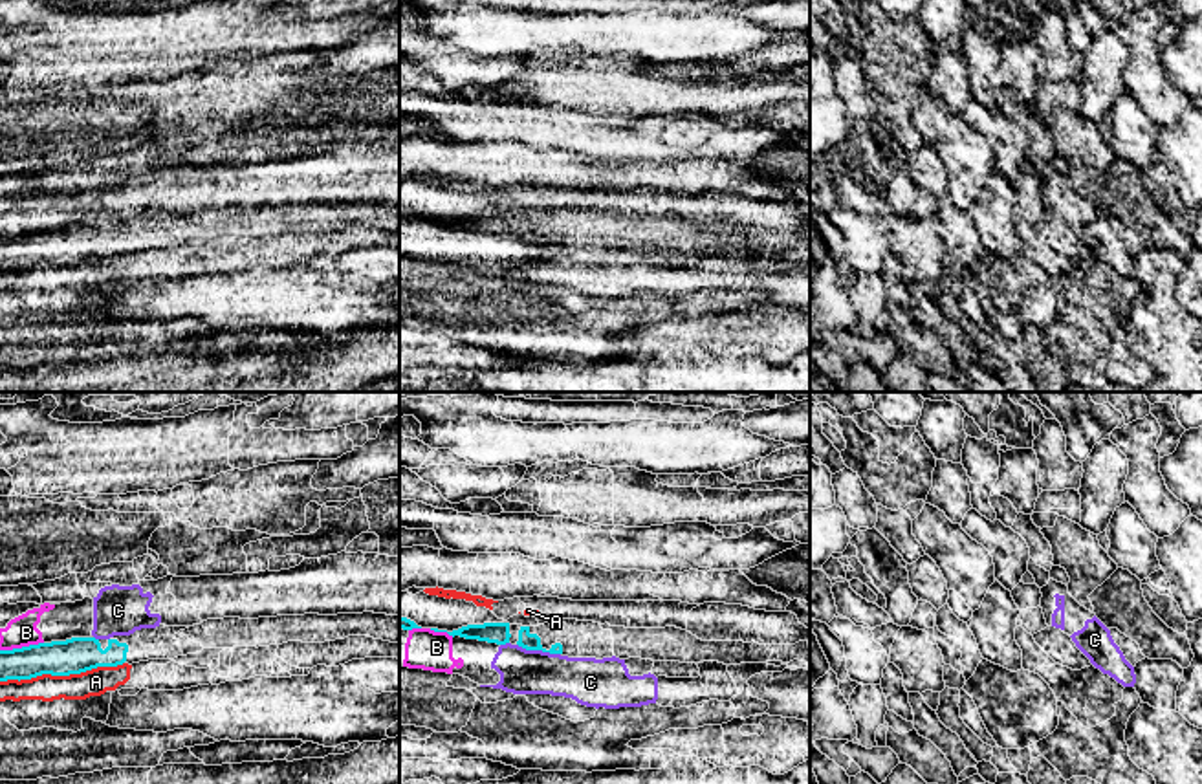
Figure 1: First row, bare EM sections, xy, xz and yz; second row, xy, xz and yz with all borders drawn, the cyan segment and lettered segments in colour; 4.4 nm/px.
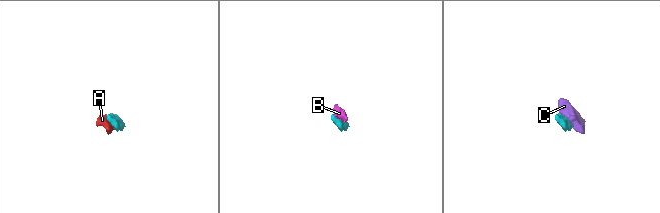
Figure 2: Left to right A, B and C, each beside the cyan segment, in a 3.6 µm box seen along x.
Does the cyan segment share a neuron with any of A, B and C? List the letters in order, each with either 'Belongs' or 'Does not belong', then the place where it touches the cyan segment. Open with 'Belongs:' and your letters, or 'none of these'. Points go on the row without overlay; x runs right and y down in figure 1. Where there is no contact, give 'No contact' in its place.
Belongs: none of these
A: Does not belong. Touches cyan at xy (61, 264)
B: Does not belong. Touches cyan at xy (22, 237)
C: Does not belong. Touches cyan at xz (539, 239)

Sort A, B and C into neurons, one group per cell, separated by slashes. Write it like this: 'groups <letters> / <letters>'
groups A / B C

